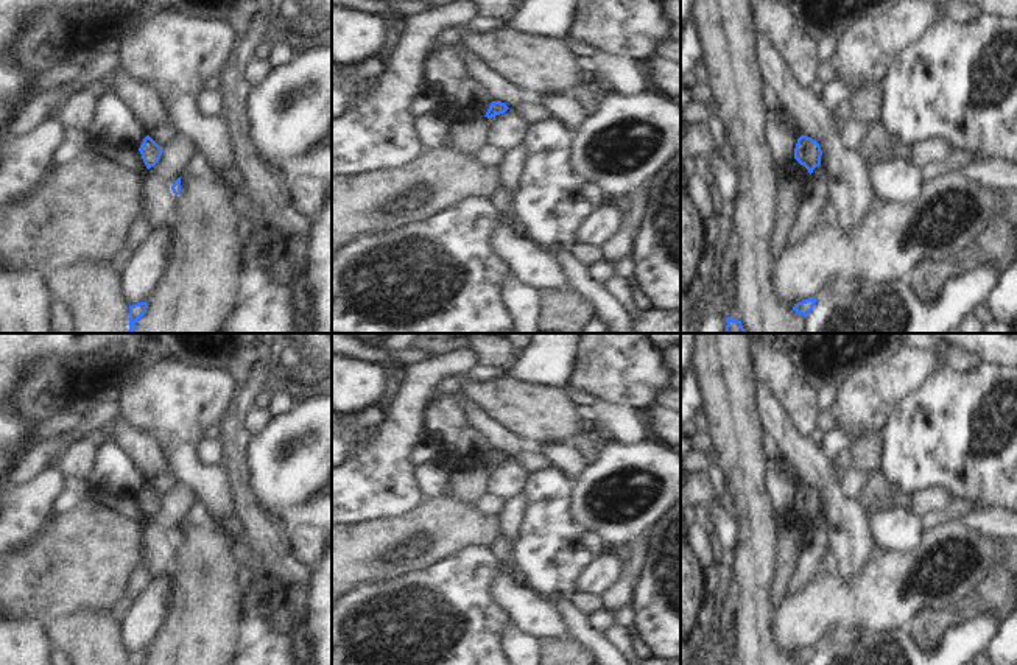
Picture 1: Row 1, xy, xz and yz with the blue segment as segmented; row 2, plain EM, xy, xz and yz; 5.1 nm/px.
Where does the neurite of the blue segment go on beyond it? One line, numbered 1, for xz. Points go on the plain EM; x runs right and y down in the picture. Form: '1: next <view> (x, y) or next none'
1: next none

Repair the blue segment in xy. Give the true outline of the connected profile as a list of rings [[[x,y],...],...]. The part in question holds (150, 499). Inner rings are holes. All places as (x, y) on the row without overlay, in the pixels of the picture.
[[[146,484],[139,500],[142,503],[146,517],[150,519],[159,511],[164,497],[160,497],[150,484]]]

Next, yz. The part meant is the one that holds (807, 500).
[[[801,484],[797,487],[796,497],[794,497],[794,508],[804,514],[808,522],[811,523],[816,515],[821,514],[821,495],[816,489],[807,484]]]

